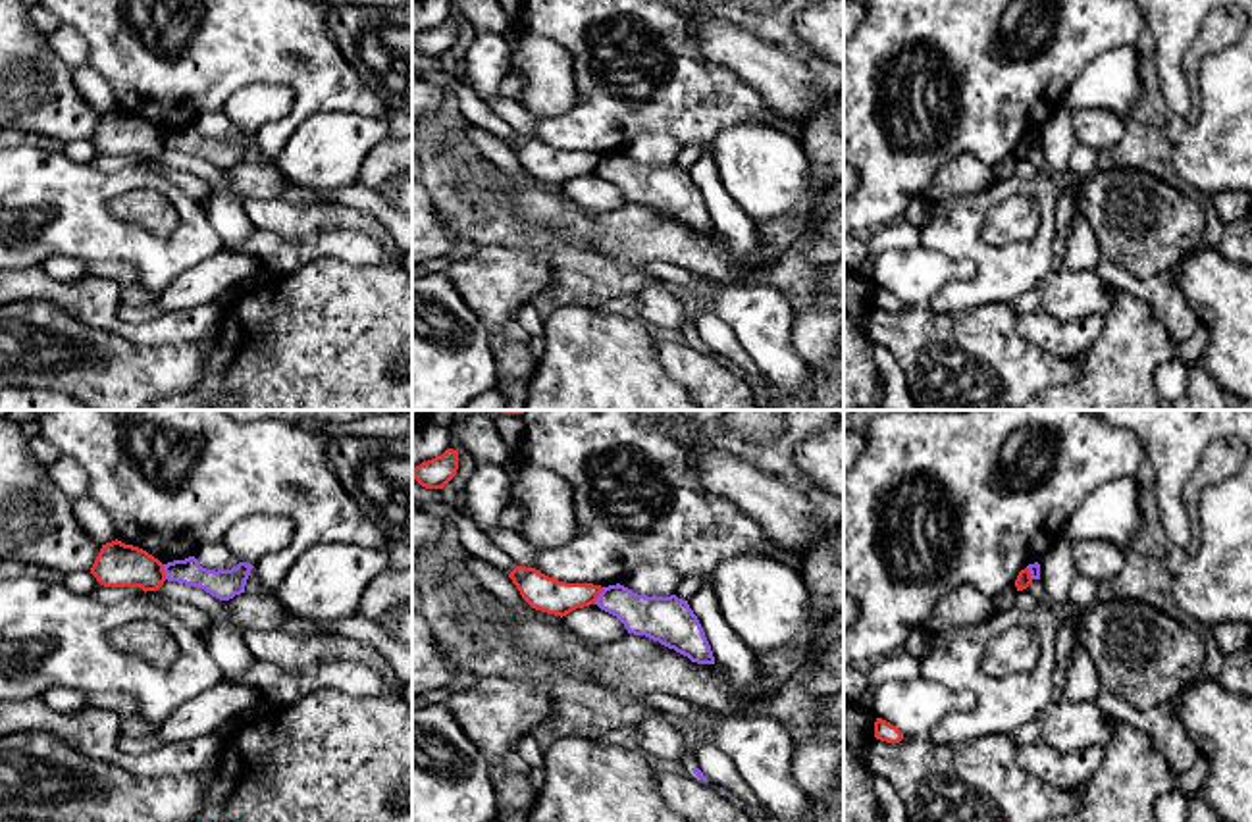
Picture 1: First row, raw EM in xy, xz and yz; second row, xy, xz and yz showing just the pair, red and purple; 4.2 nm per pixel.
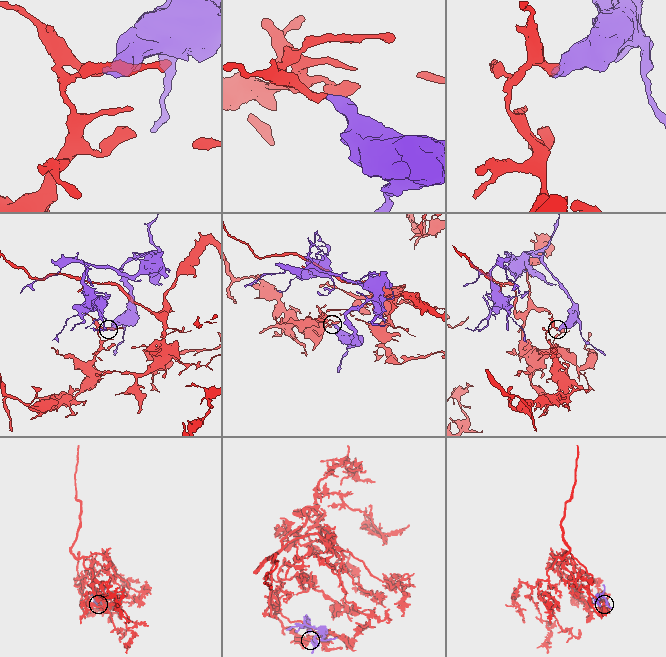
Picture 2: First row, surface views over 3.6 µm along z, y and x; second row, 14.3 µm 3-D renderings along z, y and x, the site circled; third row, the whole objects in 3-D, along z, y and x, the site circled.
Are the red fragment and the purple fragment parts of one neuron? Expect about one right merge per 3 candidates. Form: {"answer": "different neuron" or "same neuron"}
{"answer": "different neuron"}

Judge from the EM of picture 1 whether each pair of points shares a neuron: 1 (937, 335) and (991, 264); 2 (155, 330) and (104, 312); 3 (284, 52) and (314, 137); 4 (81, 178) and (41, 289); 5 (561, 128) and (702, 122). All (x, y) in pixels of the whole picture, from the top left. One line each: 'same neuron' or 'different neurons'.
1: different neurons
2: same neuron
3: different neurons
4: different neurons
5: same neuron

